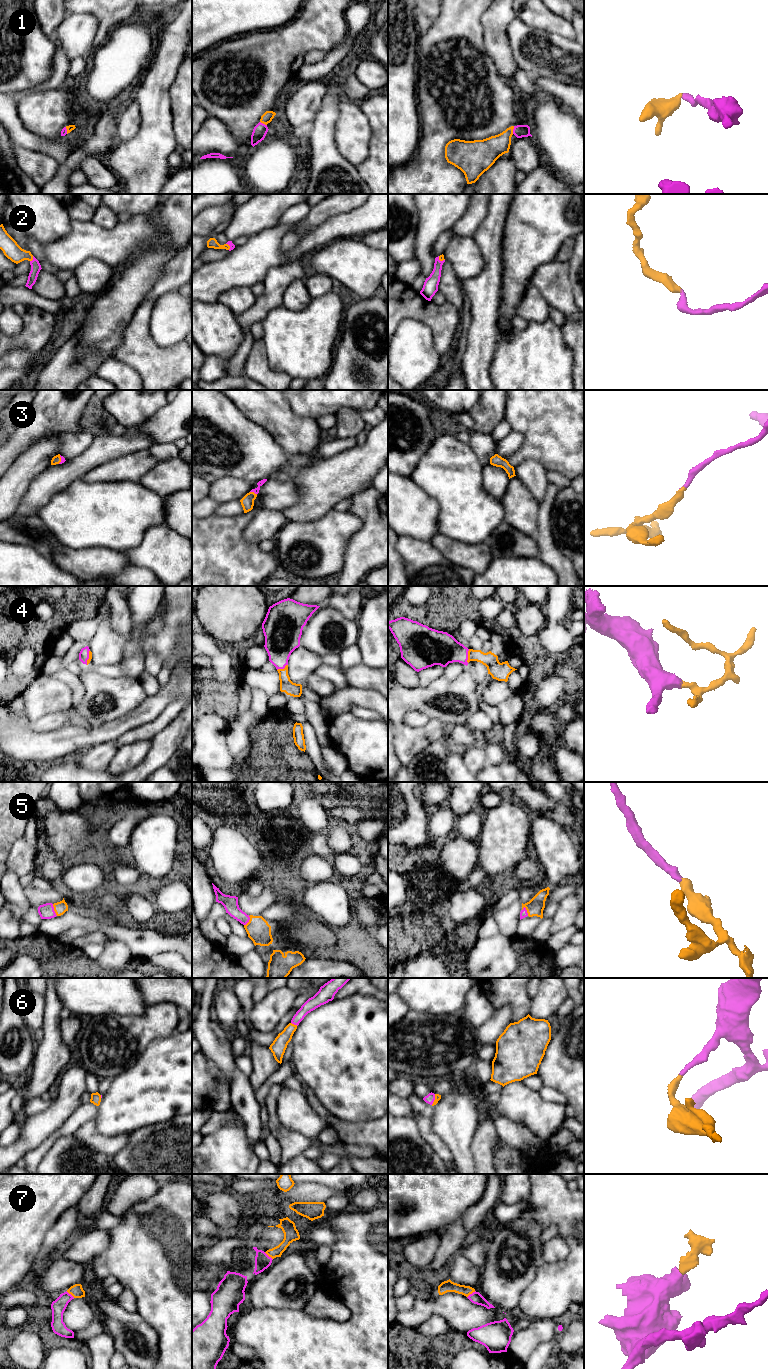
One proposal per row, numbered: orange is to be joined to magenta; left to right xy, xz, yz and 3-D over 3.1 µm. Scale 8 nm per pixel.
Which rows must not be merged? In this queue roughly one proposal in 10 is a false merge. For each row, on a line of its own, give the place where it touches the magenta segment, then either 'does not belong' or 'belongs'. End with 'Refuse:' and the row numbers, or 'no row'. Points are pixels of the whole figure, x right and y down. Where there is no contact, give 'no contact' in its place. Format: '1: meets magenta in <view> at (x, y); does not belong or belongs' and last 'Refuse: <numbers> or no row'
1: meets magenta in yz at (513, 130); belongs
2: meets magenta in xy at (33, 259); belongs
3: meets magenta in xz at (253, 491); belongs
4: meets magenta in yz at (467, 656); belongs
5: meets magenta in yz at (526, 911); belongs
6: meets magenta in xz at (294, 1024); belongs
7: meets magenta in xz at (267, 1255); belongs
Refuse: no row

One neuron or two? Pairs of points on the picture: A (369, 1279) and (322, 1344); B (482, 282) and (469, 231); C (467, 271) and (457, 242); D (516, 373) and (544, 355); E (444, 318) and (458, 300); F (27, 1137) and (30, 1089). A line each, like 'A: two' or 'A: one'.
A: one
B: two
C: one
D: one
E: two
F: two

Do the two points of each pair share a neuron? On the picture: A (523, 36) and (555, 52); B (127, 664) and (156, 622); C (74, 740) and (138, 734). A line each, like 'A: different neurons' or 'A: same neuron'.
A: same neuron
B: same neuron
C: different neurons

